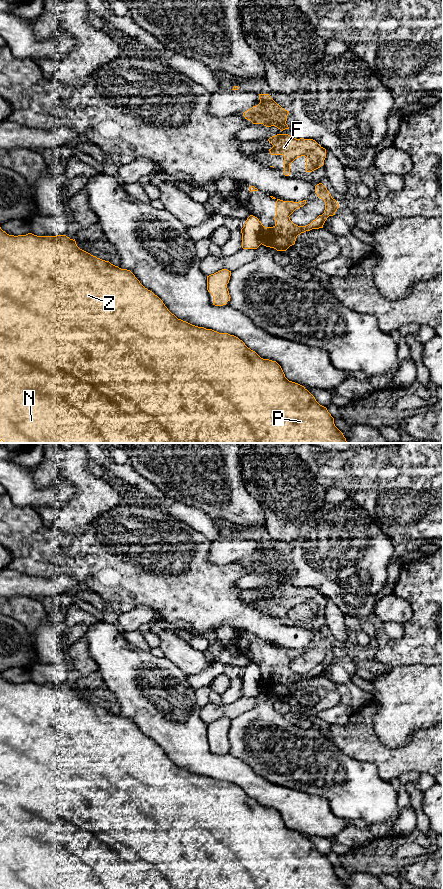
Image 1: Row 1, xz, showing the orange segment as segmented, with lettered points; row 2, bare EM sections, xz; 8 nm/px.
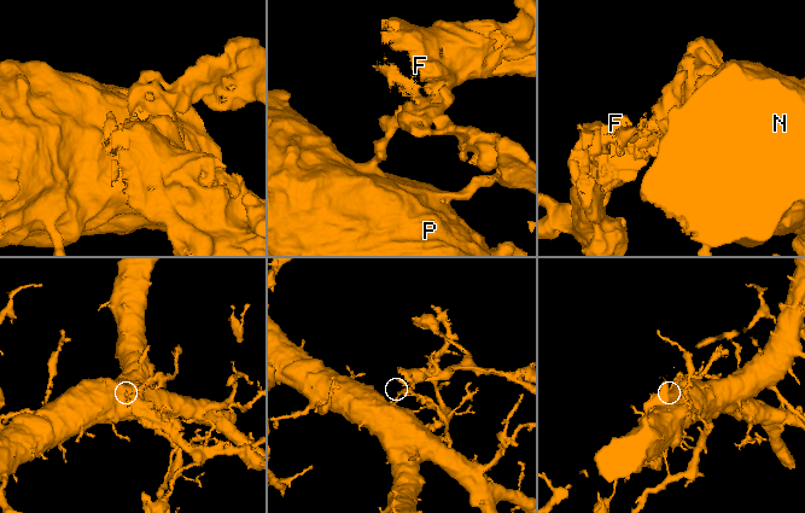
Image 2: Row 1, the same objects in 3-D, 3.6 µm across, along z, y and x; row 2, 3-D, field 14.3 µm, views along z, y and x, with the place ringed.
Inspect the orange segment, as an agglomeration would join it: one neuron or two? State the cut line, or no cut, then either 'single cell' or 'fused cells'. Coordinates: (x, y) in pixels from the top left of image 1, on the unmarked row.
xz (259, 669), (259, 687), (261, 691) | fused cells

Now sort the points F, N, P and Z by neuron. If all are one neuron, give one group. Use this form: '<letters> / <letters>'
F / N P Z

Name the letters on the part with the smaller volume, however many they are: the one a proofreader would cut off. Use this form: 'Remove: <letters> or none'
Remove: F

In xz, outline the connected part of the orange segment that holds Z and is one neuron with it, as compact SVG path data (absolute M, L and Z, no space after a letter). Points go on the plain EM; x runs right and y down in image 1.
M0 675L0 889L1 889L1 888L2 888L2 889L346 889L346 886L345 886L345 885L344 885L344 883L343 883L343 881L342 881L342 880L341 880L341 879L340 879L340 878L339 878L339 877L338 877L338 876L337 876L337 875L336 875L336 874L335 874L335 872L334 872L334 866L333 866L333 865L332 865L332 864L331 864L331 862L330 862L330 861L329 861L329 860L328 860L328 858L327 858L327 856L326 856L326 855L324 855L324 854L322 854L322 853L320 853L320 852L319 852L319 851L318 851L318 850L317 850L317 849L316 849L316 847L315 847L315 845L314 845L314 844L313 844L313 843L312 843L312 842L311 842L311 841L310 841L310 840L309 840L309 839L308 839L308 838L307 838L307 837L306 837L306 836L305 836L305 835L304 835L304 834L302 834L302 833L300 833L300 832L298 832L298 831L295 831L295 830L292 830L292 829L289 829L289 828L288 828L288 827L287 827L287 826L286 826L286 825L285 825L285 822L284 822L284 820L283 820L283 818L282 818L282 816L281 816L281 814L280 814L280 813L279 813L279 812L278 812L278 811L277 811L277 810L276 810L276 809L272 809L272 808L269 808L269 807L263 807L263 806L261 806L261 805L260 805L260 804L259 804L259 803L258 803L258 802L257 802L257 801L256 801L256 800L255 800L255 799L253 799L253 798L251 798L251 797L250 797L250 796L248 796L248 795L247 795L247 794L246 794L246 793L245 793L245 791L244 791L244 790L243 790L243 789L242 789L242 788L240 788L240 787L239 787L239 786L238 786L238 785L236 785L236 784L234 784L234 783L230 783L230 782L228 782L228 781L219 781L219 780L217 780L217 779L214 779L214 778L212 778L212 777L206 777L206 776L204 776L204 775L198 775L198 774L195 774L195 773L192 773L192 772L190 772L190 771L188 771L188 770L186 770L186 769L183 769L183 768L181 768L181 767L178 767L178 766L177 766L177 765L176 765L176 764L175 764L175 763L174 763L174 762L172 762L172 761L171 761L171 760L170 760L170 759L169 759L169 758L168 758L168 756L167 756L167 755L166 755L166 754L165 754L165 752L164 752L164 751L163 751L163 749L162 749L162 748L161 748L161 747L160 747L160 746L159 746L159 745L158 745L158 744L157 744L157 743L155 743L155 742L154 742L154 741L153 741L153 740L152 740L152 739L150 739L150 738L148 738L148 737L147 737L147 736L145 736L145 735L144 735L144 734L143 734L143 733L142 733L142 732L141 732L141 731L140 731L140 729L139 729L139 728L138 728L138 727L137 727L137 726L136 726L136 725L135 725L135 723L134 723L134 722L133 722L133 721L132 721L132 720L131 720L131 719L130 719L130 718L127 718L127 717L121 717L121 716L119 716L119 715L118 715L118 714L115 714L115 713L113 713L113 712L111 712L111 711L110 711L110 710L109 710L109 709L105 709L105 708L102 708L102 707L100 707L100 706L97 706L97 705L96 705L96 704L93 704L93 703L91 703L91 702L90 702L90 701L88 701L88 700L86 700L86 699L84 699L84 698L82 698L82 697L80 697L80 696L79 696L79 695L78 695L78 694L77 694L77 692L76 692L76 689L75 689L75 687L74 687L74 688L73 688L73 687L70 687L70 686L69 686L69 685L67 685L67 684L66 684L66 683L57 683L57 684L37 684L37 683L34 683L34 682L32 682L32 681L28 681L28 682L26 682L26 683L18 683L18 684L14 684L14 683L9 683L9 682L7 682L7 681L6 681L6 680L5 680L5 679L3 679L3 678L2 678L2 677L1 677L1 675Z

